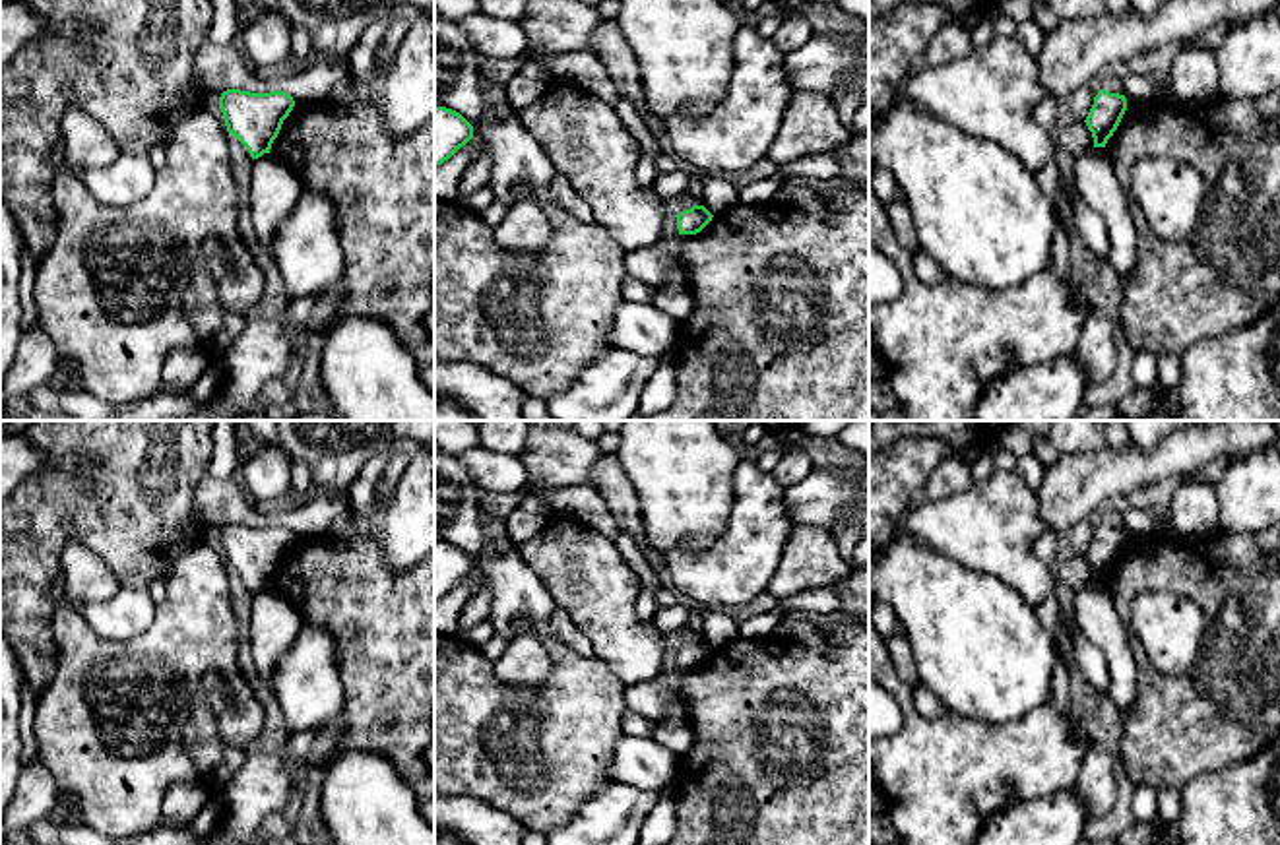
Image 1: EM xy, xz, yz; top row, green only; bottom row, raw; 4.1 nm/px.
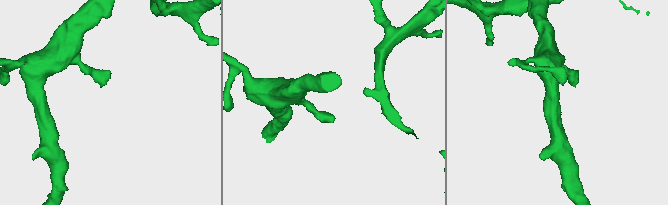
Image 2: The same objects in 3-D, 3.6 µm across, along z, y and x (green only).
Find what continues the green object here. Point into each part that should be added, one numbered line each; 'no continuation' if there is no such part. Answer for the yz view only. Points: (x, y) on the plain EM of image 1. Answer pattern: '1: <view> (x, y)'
no continuation

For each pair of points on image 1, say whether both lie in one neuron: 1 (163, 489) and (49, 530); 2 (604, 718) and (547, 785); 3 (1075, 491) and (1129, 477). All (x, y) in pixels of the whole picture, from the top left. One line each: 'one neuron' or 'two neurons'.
1: one neuron
2: one neuron
3: one neuron

